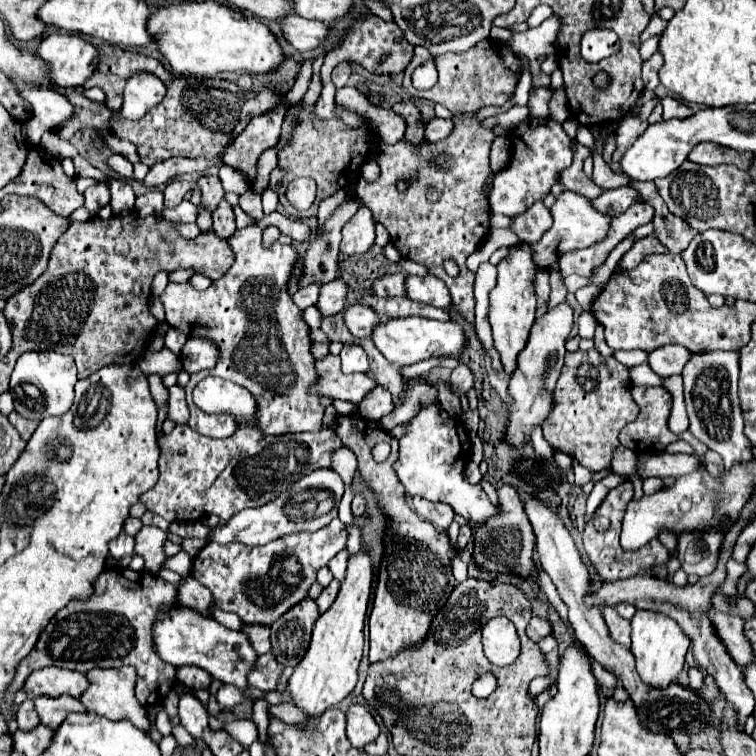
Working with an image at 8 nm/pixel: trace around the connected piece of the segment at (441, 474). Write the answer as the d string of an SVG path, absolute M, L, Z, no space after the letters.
M439 404L425 406L409 424L409 432L399 440L399 458L395 462L395 472L405 486L405 490L413 496L421 496L433 502L447 502L453 510L473 522L487 522L499 514L499 508L491 504L481 486L467 484L463 478L463 470L471 460L469 452L469 436L463 422L459 418L449 416Z

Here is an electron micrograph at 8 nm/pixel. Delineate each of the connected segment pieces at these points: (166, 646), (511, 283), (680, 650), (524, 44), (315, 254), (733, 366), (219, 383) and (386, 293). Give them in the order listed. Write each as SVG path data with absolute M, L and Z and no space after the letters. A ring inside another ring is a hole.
M179 606L179 608L171 610L167 618L163 618L163 620L159 620L155 624L155 628L153 628L153 642L157 646L157 652L159 652L161 660L165 660L165 662L169 662L169 664L173 664L177 668L179 666L197 666L197 668L203 668L213 678L219 678L225 684L239 686L239 690L243 690L243 686L249 686L247 674L251 670L255 670L255 658L259 658L257 652L251 646L251 640L243 632L229 630L223 624L219 624L217 620L213 620L209 616L201 616L199 612L195 612L191 608L185 608L185 606Z
M519 242L509 248L509 254L497 264L497 286L491 290L491 306L489 306L489 322L493 328L493 340L495 348L501 354L501 362L507 374L511 374L517 366L517 354L525 348L529 330L535 320L535 262L531 262L531 246L525 242Z
M637 610L631 618L631 628L631 652L637 660L637 672L643 678L643 682L655 688L665 688L671 682L675 682L683 668L685 652L691 644L683 628L673 618L655 610Z
M551 14L541 26L513 34L507 40L507 46L513 48L515 54L525 54L529 58L529 68L531 68L535 86L549 86L551 84L549 76L539 72L537 56L547 56L547 54L557 52L559 26L561 26L561 20L557 18L557 14Z
M345 200L335 214L325 222L325 232L321 236L311 238L311 246L307 250L307 256L303 258L305 264L305 276L301 280L301 286L307 286L311 282L331 282L337 276L337 254L339 254L339 242L341 242L341 228L343 224L357 212L359 200Z
M699 352L683 368L683 392L689 414L689 432L721 454L725 468L753 460L753 446L743 434L743 416L737 396L739 356L737 352Z
M209 376L200 381L193 390L193 402L207 414L231 414L239 424L239 430L227 440L213 440L197 434L189 426L175 426L171 434L163 434L159 438L161 458L159 458L159 482L149 492L141 494L141 502L153 514L169 522L193 522L201 520L203 514L215 514L223 522L233 518L239 510L265 506L275 500L281 490L287 490L293 482L307 476L315 468L331 466L331 450L339 448L339 436L335 430L325 428L321 432L299 432L299 434L283 434L283 436L267 436L259 430L255 418L255 398L244 387L223 378Z
M387 274L373 284L373 290L379 298L407 296L407 292L403 290L403 282L405 282L405 274Z

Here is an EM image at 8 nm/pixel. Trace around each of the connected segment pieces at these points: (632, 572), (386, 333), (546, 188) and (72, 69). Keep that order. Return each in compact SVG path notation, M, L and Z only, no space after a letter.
M627 480L627 482L619 484L615 490L609 492L609 496L603 500L599 510L593 514L593 518L585 526L583 546L585 546L585 552L587 552L587 558L589 558L591 566L597 570L597 574L601 576L603 582L617 582L617 580L625 580L625 578L637 576L639 572L645 572L645 570L655 568L659 564L667 564L667 560L671 558L667 548L657 538L653 538L651 542L647 542L643 548L639 548L635 552L625 552L619 546L623 510L627 508L627 504L631 500L633 500L633 484Z
M395 318L379 324L373 332L373 342L377 350L395 366L411 366L415 362L427 360L427 358L441 358L441 356L461 356L463 350L467 348L467 336L461 324L449 320L449 322L439 322L439 320L429 320L429 318Z
M527 116L525 120L521 120L511 134L511 160L501 172L495 174L493 180L493 192L489 198L491 212L499 212L505 216L523 214L527 206L549 196L551 186L559 182L559 174L573 162L569 142L571 138L553 118Z
M69 34L45 36L37 54L49 62L53 82L63 88L83 86L99 62L99 50L91 42Z

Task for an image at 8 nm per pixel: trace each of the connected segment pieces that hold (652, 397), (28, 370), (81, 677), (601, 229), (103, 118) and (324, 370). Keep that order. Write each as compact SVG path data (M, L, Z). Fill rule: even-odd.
M635 386L633 388L633 398L639 404L641 412L637 416L635 422L627 424L621 434L619 440L623 446L631 448L631 450L665 450L667 444L683 438L689 440L691 444L697 444L697 440L693 440L689 434L673 434L667 426L667 418L671 414L671 406L673 406L673 396L663 388L643 388L643 386Z
M29 350L23 352L15 364L15 370L11 374L11 396L15 400L15 410L25 418L41 418L41 416L61 416L71 408L71 402L75 398L75 382L77 382L77 368L71 356L63 356L51 350ZM23 384L35 384L43 394L43 412L41 406L37 408L33 400L29 400L23 394Z
M55 666L35 670L25 682L25 690L31 698L41 696L41 694L47 694L47 696L69 694L69 696L79 698L85 688L87 688L87 676L83 672L63 670Z
M565 190L557 198L555 206L551 208L551 214L553 214L553 226L543 234L543 238L537 244L533 244L535 262L539 264L539 268L547 268L549 264L557 262L563 252L569 252L575 248L587 248L587 246L593 246L595 242L601 242L601 238L607 238L611 228L611 216L595 210L587 198L569 190Z
M65 90L65 94L71 100L71 104L75 106L75 116L69 122L65 122L61 128L57 128L57 134L63 140L69 140L69 136L87 125L110 131L111 118L129 118L129 114L111 114L111 110L107 110L105 102L93 102L75 90Z
M333 354L317 360L317 374L319 382L311 388L311 392L349 400L353 404L359 404L369 394L369 390L377 386L377 382L373 378L367 378L367 374L343 374L341 358Z

